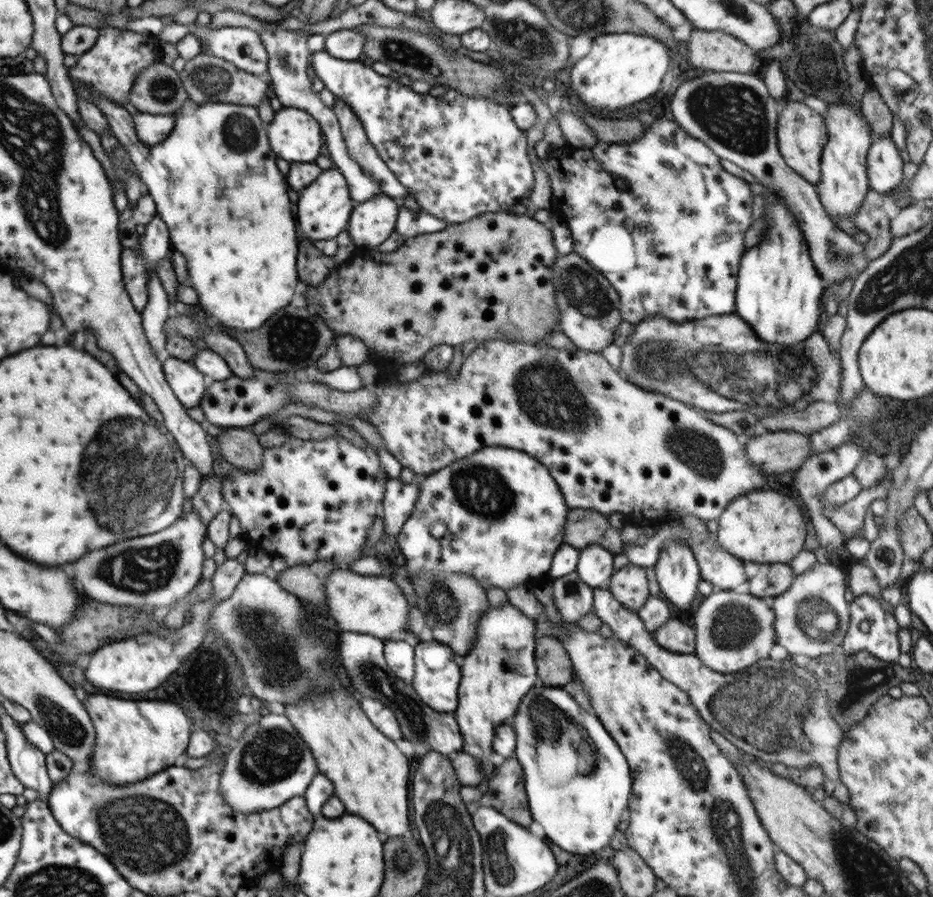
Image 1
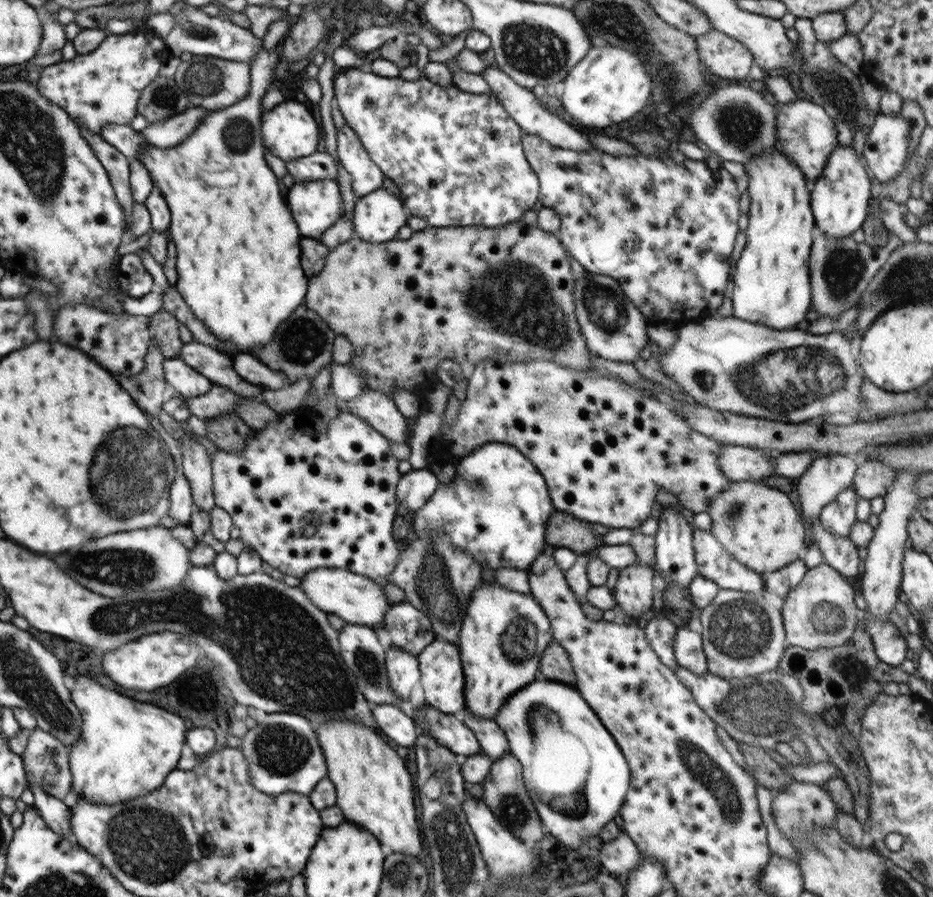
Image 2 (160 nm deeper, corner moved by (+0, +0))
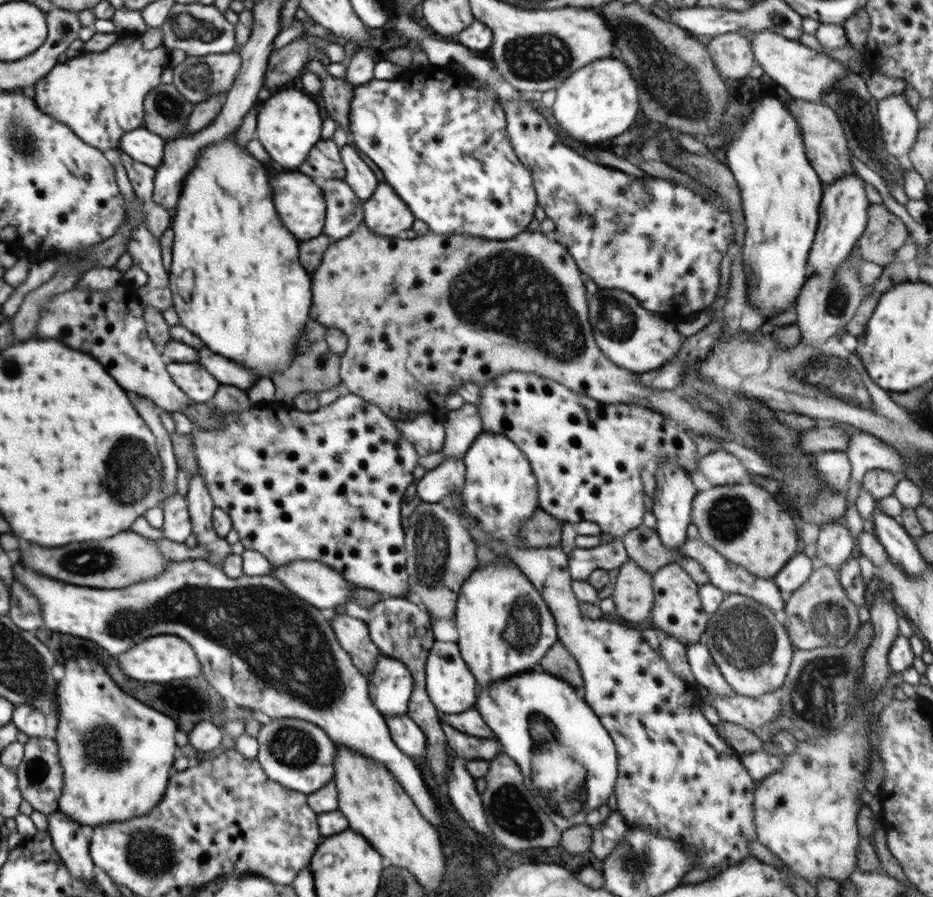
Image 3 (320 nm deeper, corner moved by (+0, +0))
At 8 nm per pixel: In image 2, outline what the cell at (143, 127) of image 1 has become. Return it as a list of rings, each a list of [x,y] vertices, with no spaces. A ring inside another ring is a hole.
[[[188,106],[184,112],[176,116],[148,123],[142,134],[152,146],[172,148],[188,138],[208,113],[210,111],[204,107]]]

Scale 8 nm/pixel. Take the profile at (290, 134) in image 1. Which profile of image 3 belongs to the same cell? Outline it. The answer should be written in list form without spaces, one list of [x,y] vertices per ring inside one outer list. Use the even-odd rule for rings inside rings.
[[[292,85],[263,96],[257,114],[256,134],[260,144],[274,162],[286,170],[296,170],[309,155],[310,149],[321,139],[322,118],[314,98]]]

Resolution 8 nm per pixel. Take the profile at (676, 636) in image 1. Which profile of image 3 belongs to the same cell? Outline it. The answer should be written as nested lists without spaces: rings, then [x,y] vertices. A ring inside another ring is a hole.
[[[693,642],[686,646],[688,662],[699,684],[716,696],[734,696],[735,690],[722,676],[708,647],[701,642]]]

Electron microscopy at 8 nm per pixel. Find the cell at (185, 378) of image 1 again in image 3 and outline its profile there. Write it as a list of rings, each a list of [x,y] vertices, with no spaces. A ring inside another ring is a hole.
[[[172,362],[166,366],[166,370],[194,403],[205,403],[213,398],[220,385],[218,379],[209,374],[199,363]]]

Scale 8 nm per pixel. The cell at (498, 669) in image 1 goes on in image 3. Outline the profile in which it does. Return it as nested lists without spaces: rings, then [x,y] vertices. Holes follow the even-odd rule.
[[[510,561],[481,565],[460,587],[454,614],[459,634],[457,643],[464,662],[478,682],[478,690],[515,674],[542,671],[539,662],[559,640],[557,624],[547,602],[542,593],[522,573],[523,570]]]

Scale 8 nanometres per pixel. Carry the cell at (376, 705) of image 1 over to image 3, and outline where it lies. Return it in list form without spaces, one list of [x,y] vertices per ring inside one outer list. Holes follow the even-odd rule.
[[[407,715],[383,716],[394,744],[409,757],[425,754],[427,738],[422,729]]]

